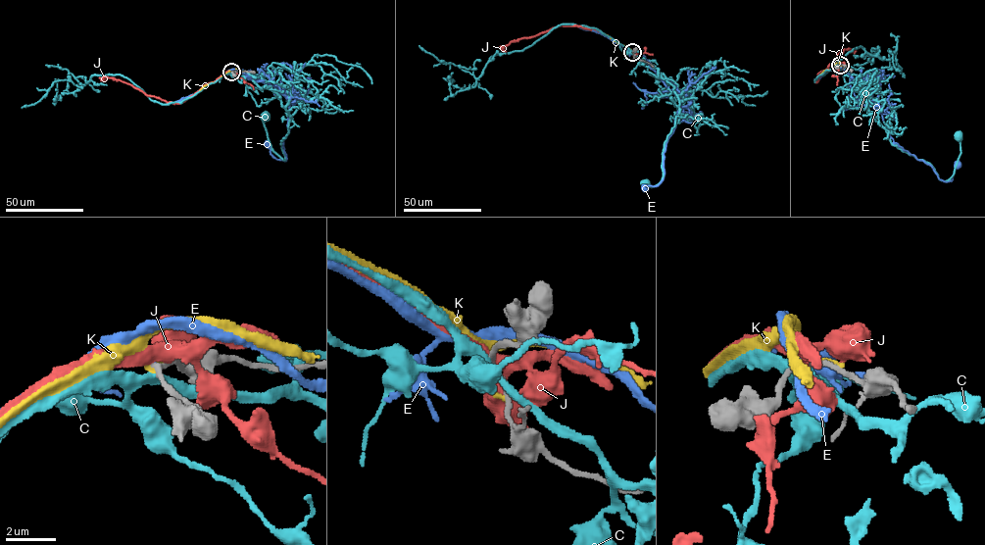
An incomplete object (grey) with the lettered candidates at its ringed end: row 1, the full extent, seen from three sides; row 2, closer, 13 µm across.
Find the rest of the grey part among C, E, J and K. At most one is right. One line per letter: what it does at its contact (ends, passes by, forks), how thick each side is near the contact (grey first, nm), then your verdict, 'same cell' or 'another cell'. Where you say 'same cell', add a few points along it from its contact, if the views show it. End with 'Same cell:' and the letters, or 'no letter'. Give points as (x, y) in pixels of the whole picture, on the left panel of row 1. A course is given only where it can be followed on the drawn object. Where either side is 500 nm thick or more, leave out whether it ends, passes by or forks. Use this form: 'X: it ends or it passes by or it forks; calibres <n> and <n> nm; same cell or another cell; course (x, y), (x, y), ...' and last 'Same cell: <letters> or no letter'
C: it passes by; calibres 200 and 380 nm; another cell
E: it ends; calibres 200 and 180 nm; same cell; course (232, 72), (236, 70), (269, 83), (288, 99), (289, 130), (282, 143), (286, 159), (274, 158), (267, 144)
J: it forks; calibres 200 and 400 nm; another cell
K: it passes by; calibres 200 and 180 nm; another cell
Same cell: E

